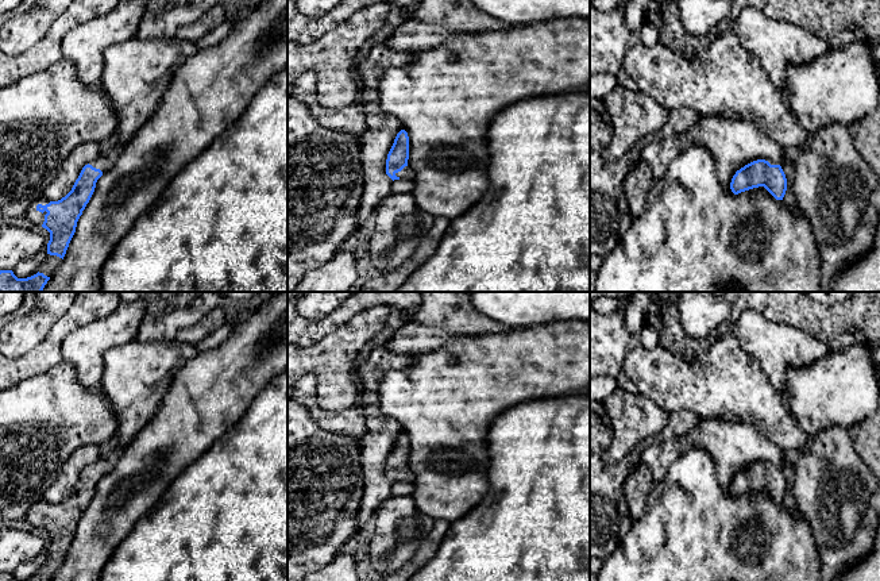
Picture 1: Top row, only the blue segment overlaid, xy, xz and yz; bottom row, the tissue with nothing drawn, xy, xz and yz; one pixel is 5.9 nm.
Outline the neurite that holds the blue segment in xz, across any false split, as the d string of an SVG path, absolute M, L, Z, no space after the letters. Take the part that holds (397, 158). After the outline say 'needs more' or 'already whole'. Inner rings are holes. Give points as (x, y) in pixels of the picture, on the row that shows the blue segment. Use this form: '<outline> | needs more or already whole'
M401 130L387 154L386 174L394 181L400 178L414 178L414 172L408 166L409 159L409 136Z | needs more

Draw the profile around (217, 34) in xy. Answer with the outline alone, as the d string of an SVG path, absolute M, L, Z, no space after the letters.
M258 0L255 4L250 4L244 9L239 11L235 18L227 18L223 23L215 27L209 34L197 41L198 49L208 49L217 43L220 43L232 30L233 27L244 19L262 0Z

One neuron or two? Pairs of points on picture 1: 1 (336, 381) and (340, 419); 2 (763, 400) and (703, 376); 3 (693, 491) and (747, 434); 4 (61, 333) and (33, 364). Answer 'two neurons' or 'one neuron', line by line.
1: two neurons
2: one neuron
3: two neurons
4: one neuron

